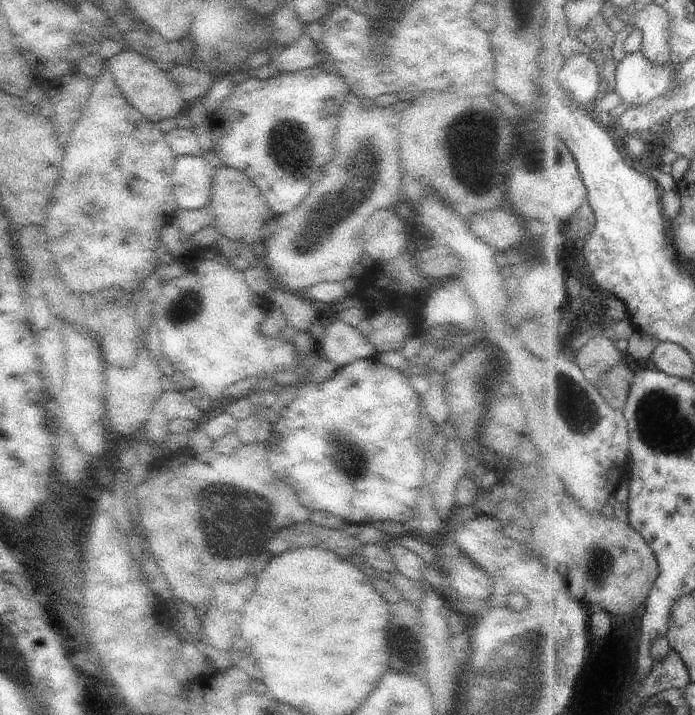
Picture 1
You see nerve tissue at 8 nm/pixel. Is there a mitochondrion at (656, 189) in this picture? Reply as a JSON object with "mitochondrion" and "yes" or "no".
{"mitochondrion":"no"}

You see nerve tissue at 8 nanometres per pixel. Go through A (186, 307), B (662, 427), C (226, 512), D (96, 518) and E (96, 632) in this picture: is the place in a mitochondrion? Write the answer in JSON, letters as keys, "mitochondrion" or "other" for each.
{"A":"mitochondrion","B":"mitochondrion","C":"mitochondrion","D":"mitochondrion","E":"mitochondrion"}

